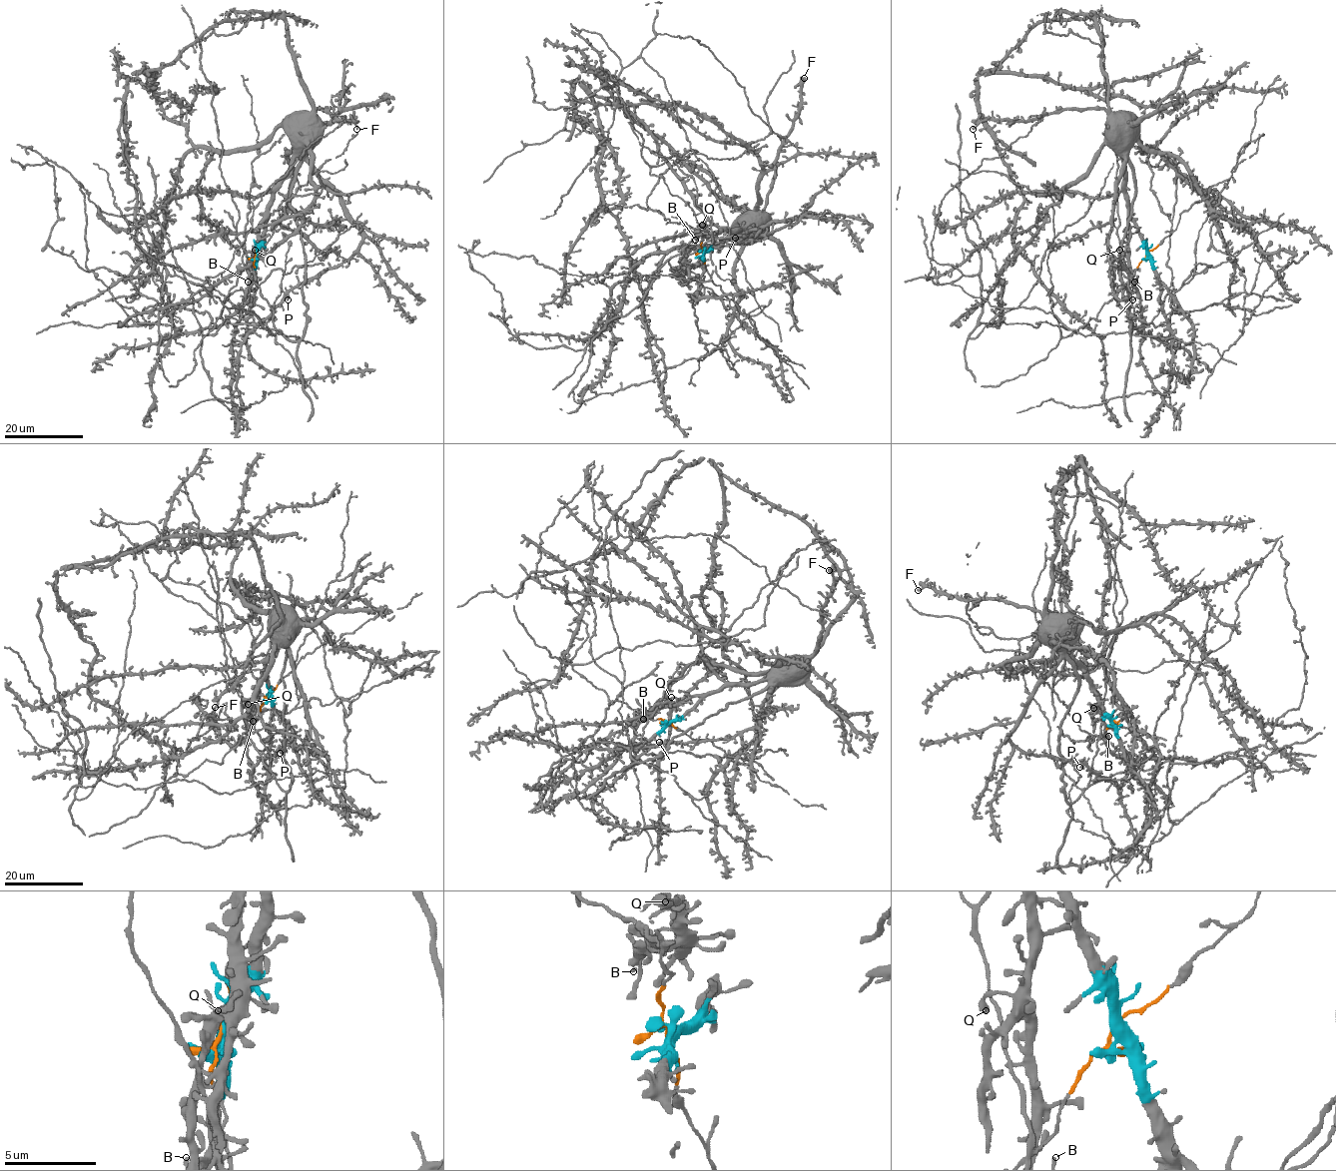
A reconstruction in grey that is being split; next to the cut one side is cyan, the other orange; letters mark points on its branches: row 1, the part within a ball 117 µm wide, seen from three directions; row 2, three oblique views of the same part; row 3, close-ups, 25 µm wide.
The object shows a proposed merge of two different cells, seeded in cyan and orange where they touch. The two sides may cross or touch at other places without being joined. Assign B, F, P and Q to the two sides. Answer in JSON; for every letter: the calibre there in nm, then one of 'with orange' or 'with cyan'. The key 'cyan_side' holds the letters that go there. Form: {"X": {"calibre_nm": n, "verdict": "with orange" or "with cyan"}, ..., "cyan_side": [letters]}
{"B": {"calibre_nm": 160, "verdict": "with cyan"}, "F": {"calibre_nm": 320, "verdict": "with cyan"}, "P": {"calibre_nm": 200, "verdict": "with cyan"}, "Q": {"calibre_nm": 320, "verdict": "with cyan"}, "cyan_side": ["B", "F", "P", "Q"]}

